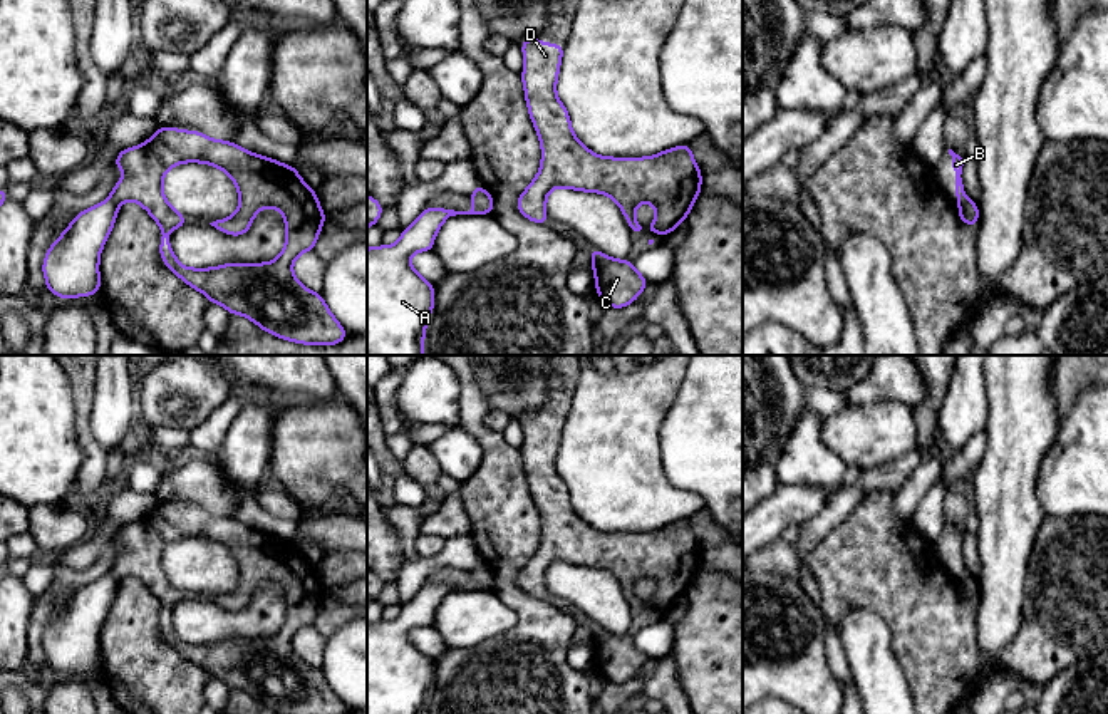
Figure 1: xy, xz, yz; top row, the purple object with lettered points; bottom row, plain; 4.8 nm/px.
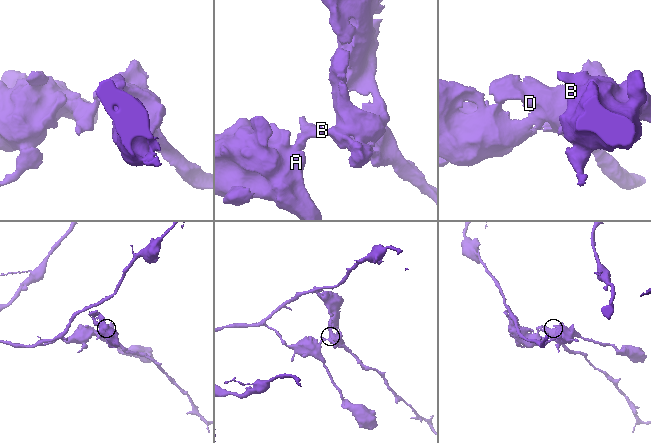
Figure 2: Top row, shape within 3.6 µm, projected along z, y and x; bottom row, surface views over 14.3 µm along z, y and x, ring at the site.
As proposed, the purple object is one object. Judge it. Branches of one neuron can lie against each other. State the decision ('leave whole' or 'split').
split

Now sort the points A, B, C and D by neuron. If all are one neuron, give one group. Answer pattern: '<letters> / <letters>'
A / B C D

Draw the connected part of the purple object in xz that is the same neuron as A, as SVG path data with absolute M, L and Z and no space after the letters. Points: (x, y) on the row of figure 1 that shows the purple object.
M479 184L471 191L469 211L424 208L401 231L396 245L367 248L367 355L424 355L424 334L434 310L434 283L409 263L419 251L432 251L441 225L456 215L493 215L494 199Z

